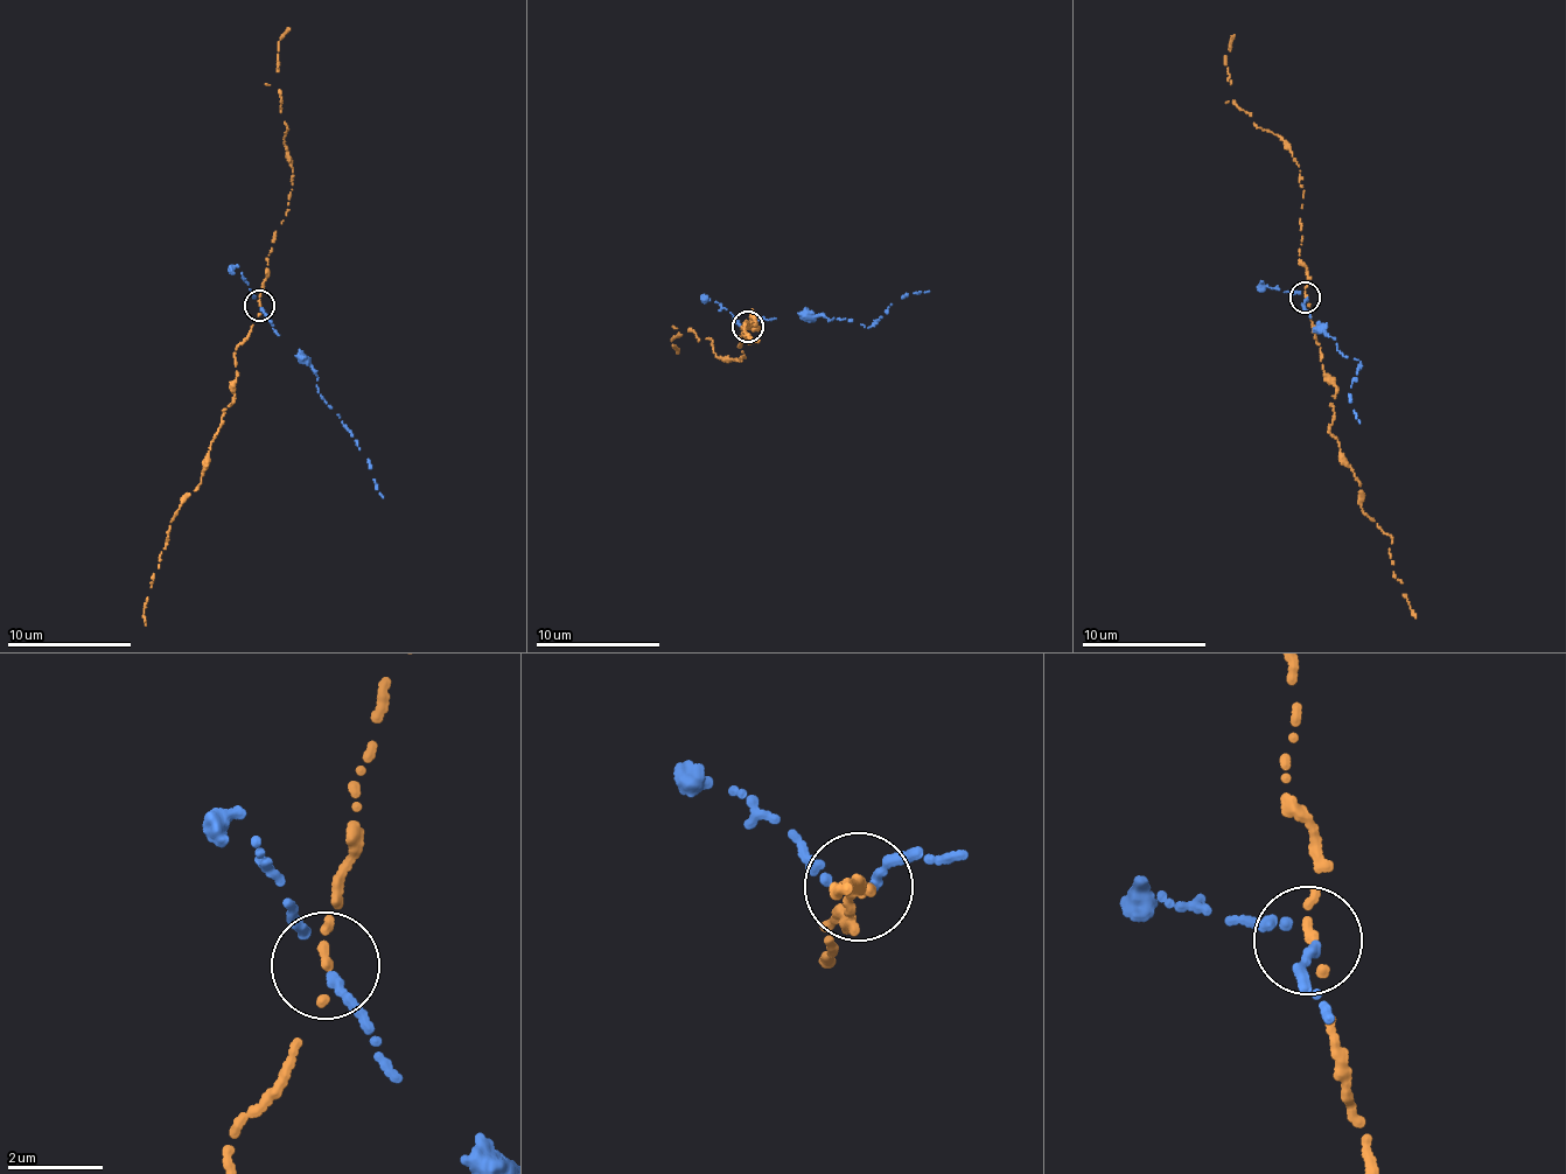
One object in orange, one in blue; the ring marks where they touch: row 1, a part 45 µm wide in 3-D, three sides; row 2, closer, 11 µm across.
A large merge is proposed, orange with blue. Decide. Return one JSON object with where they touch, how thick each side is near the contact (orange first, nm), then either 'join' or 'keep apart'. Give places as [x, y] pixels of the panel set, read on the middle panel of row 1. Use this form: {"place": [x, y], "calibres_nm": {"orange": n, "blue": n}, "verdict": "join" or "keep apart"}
{"place": [748, 327], "calibres_nm": {"orange": 180, "blue": 150}, "verdict": "keep apart"}

